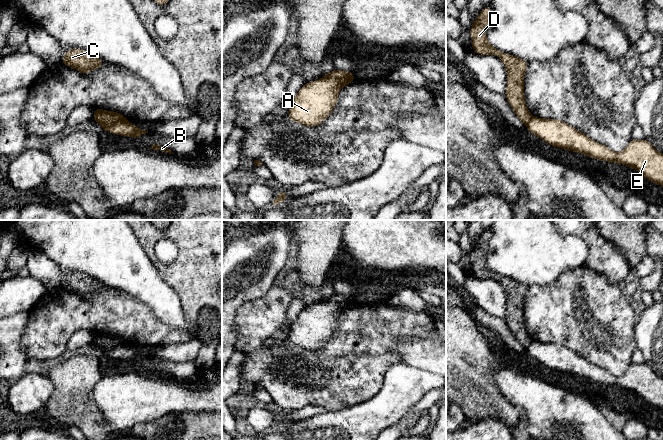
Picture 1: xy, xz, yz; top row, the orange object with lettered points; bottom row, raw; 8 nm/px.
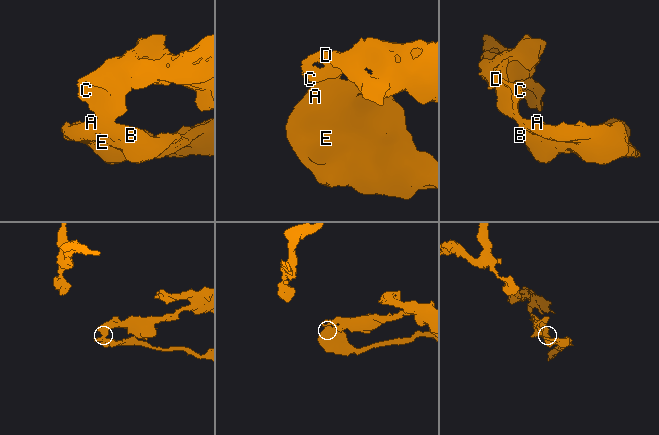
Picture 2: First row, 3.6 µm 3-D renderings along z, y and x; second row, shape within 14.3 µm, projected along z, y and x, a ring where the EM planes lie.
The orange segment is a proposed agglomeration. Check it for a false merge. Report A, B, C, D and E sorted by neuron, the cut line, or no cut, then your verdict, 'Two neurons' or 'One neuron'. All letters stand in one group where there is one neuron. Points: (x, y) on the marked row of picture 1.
Groups: A B E / C D. Split along xy (93, 116), (105, 121), (126, 121). Two neurons

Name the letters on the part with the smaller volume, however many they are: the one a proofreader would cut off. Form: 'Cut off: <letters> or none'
Cut off: C, D

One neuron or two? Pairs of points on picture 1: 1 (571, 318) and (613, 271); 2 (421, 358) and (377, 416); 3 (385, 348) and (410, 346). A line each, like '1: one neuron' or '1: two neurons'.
1: two neurons
2: two neurons
3: two neurons

